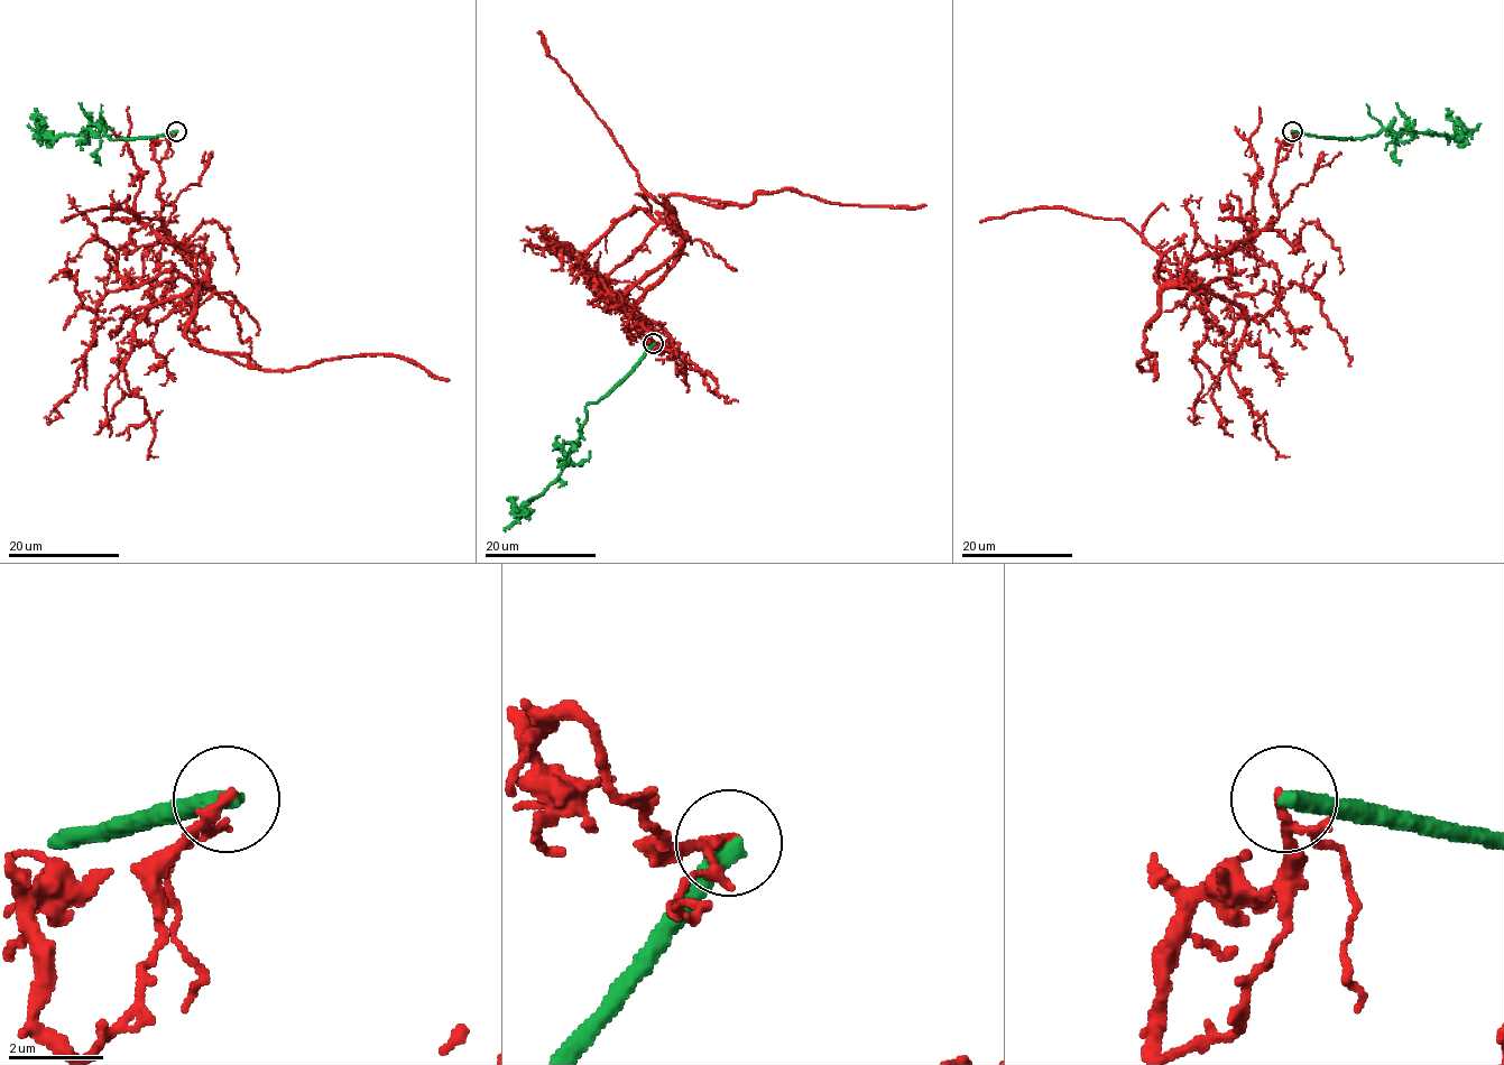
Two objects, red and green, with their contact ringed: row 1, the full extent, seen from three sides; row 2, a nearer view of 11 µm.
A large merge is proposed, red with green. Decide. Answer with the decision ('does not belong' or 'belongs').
does not belong

